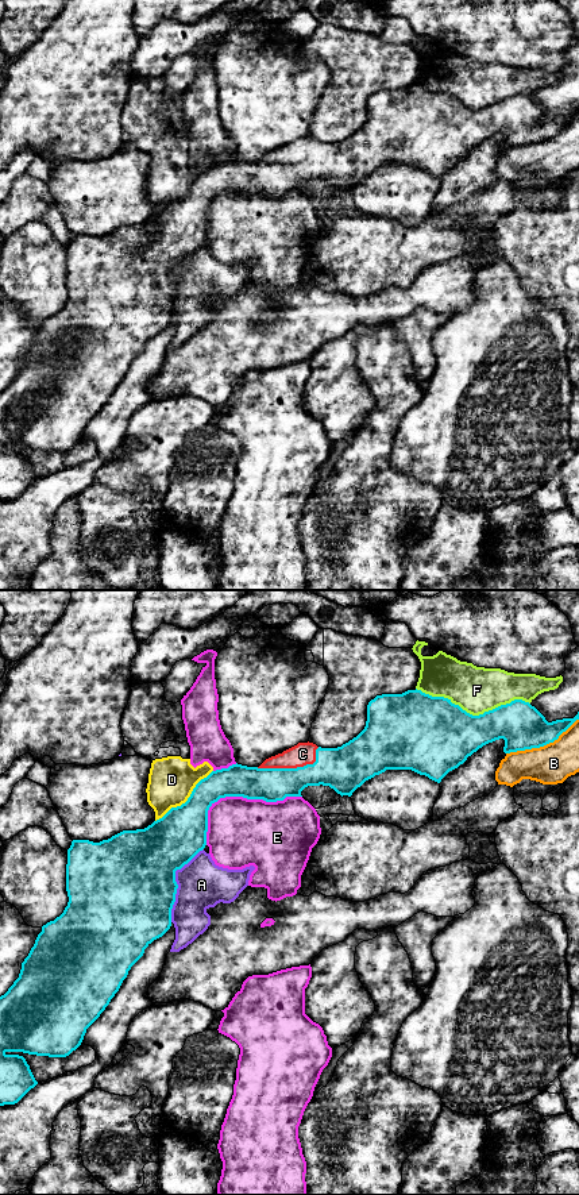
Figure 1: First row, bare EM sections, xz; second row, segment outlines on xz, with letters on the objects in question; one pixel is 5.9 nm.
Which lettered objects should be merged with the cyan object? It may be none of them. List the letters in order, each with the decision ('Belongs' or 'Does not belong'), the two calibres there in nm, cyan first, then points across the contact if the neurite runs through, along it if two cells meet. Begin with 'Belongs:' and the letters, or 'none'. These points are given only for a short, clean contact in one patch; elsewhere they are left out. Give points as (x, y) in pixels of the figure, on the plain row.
Belongs: none
A: Does not belong. Thickness 500 nm (cyan) against 280 nm
B: Does not belong. Thickness 280 nm (cyan) against 240 nm
C: Does not belong. Thickness 240 nm (cyan) against 140 nm
D: Does not belong. Thickness 300 nm (cyan) against 280 nm. Boundary: xz (212, 165), (196, 180), (184, 197), (172, 201), (155, 216)
E: Does not belong. Thickness 200 nm (cyan) against 400 nm
F: Does not belong. Thickness 440 nm (cyan) against 280 nm

